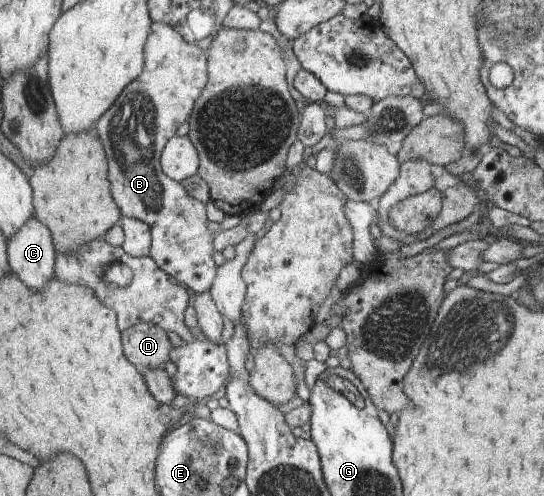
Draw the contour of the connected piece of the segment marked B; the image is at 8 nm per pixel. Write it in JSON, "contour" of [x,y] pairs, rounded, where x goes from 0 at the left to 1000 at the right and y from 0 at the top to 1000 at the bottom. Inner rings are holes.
{"contour":[[[300,42],[296,46],[281,48],[281,67],[274,71],[274,83],[268,91],[267,107],[268,129],[265,135],[265,147],[259,149],[256,159],[250,159],[226,188],[222,196],[213,204],[210,222],[200,224],[193,230],[191,236],[186,236],[184,244],[176,248],[175,256],[180,262],[180,268],[191,288],[193,304],[200,321],[200,357],[206,365],[206,393],[213,401],[215,413],[221,417],[224,433],[237,433],[237,438],[248,438],[248,442],[259,442],[267,450],[274,452],[278,458],[279,470],[279,502],[276,516],[287,524],[290,532],[311,554],[318,554],[320,560],[325,560],[325,567],[340,579],[347,579],[355,595],[373,595],[381,587],[390,583],[393,565],[397,563],[401,536],[395,534],[392,518],[395,518],[395,498],[392,498],[392,470],[384,464],[384,438],[381,438],[381,413],[369,405],[351,397],[344,389],[344,381],[333,373],[325,363],[314,361],[301,345],[294,327],[298,304],[301,302],[303,292],[311,288],[311,282],[322,274],[325,260],[333,248],[340,248],[351,232],[351,224],[358,216],[358,206],[369,196],[369,188],[377,179],[377,173],[382,165],[382,101],[377,101],[371,95],[366,95],[362,89],[355,89],[338,77],[338,71],[333,71],[333,65],[327,65],[324,58],[314,54],[314,48],[309,42]]]}

